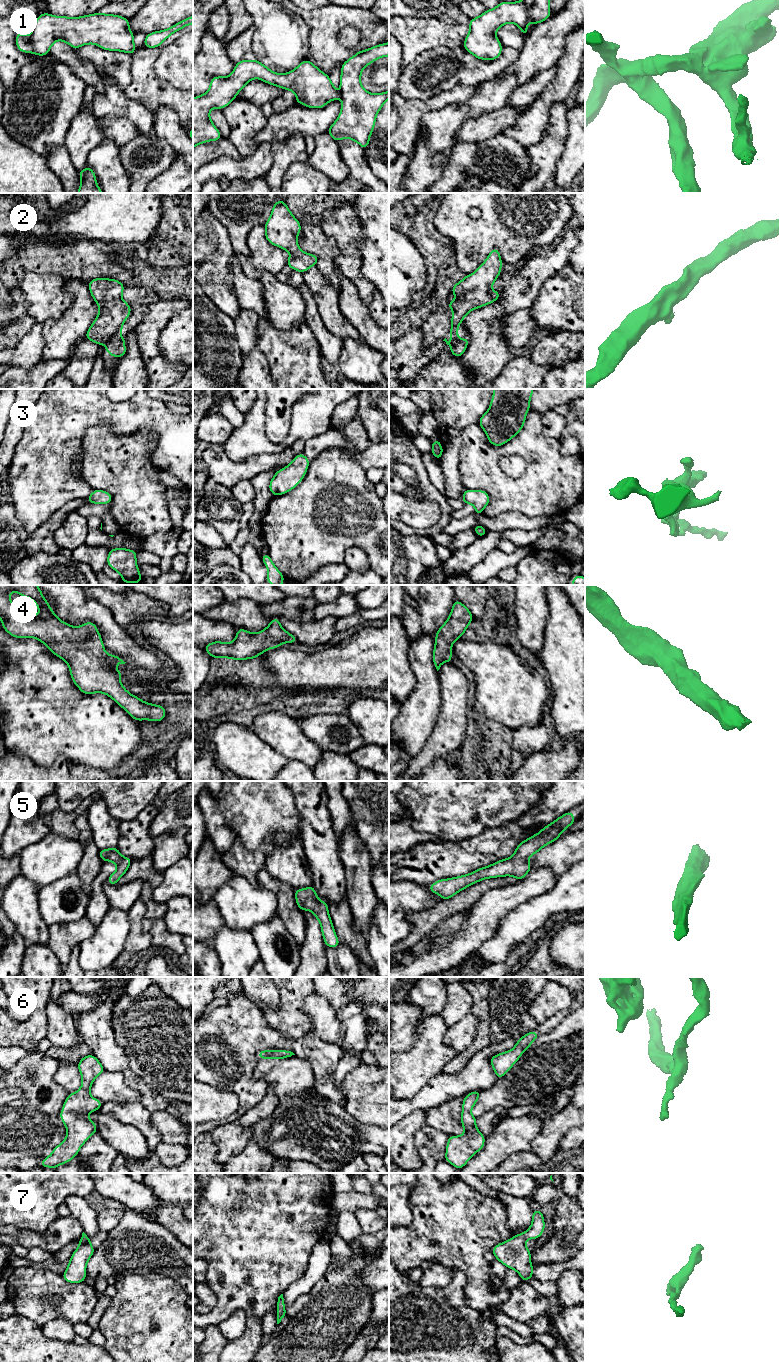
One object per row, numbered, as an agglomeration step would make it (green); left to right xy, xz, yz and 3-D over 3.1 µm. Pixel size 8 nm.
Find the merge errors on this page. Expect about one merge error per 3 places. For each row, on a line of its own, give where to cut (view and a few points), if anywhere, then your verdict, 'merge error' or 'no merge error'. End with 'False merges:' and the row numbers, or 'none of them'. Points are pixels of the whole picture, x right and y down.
1: no cut | no merge error
2: xy (121, 325), (106, 342) | merge error
3: no cut | no merge error
4: no cut | no merge error
5: no cut | no merge error
6: no cut | no merge error
7: no cut | no merge error
False merges: 2

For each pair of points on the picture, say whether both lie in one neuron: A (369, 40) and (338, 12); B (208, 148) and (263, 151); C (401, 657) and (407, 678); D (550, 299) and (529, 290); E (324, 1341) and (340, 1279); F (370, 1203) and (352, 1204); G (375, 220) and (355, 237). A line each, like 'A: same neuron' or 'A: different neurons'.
A: same neuron
B: different neurons
C: same neuron
D: different neurons
E: same neuron
F: same neuron
G: different neurons

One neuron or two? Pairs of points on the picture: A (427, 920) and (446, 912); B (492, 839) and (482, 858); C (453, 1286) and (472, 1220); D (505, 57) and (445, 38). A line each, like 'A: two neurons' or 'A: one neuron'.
A: one neuron
B: one neuron
C: two neurons
D: two neurons

